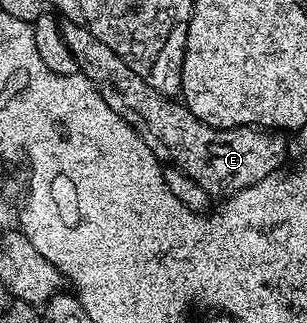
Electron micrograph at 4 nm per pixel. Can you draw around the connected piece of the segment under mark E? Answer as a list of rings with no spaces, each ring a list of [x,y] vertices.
[[[64,21],[61,25],[61,36],[69,52],[73,52],[78,73],[84,74],[93,83],[97,88],[98,97],[103,103],[109,104],[113,112],[117,112],[119,121],[129,124],[130,130],[141,136],[143,143],[151,149],[152,155],[160,163],[170,164],[185,176],[191,177],[207,196],[236,194],[241,188],[249,188],[276,173],[280,169],[279,165],[286,160],[286,133],[264,130],[257,126],[238,126],[228,130],[213,128],[197,120],[197,116],[193,116],[193,112],[189,112],[189,108],[184,106],[182,101],[172,100],[168,95],[159,94],[149,88],[149,84],[145,84],[145,80],[141,80],[141,76],[137,76],[137,72],[133,72],[133,68],[129,68],[129,64],[125,64],[125,60],[121,60],[121,56],[117,56],[113,48],[109,48],[109,44],[101,44],[101,40],[97,40],[97,36],[93,36],[93,32],[87,29],[86,25]]]

